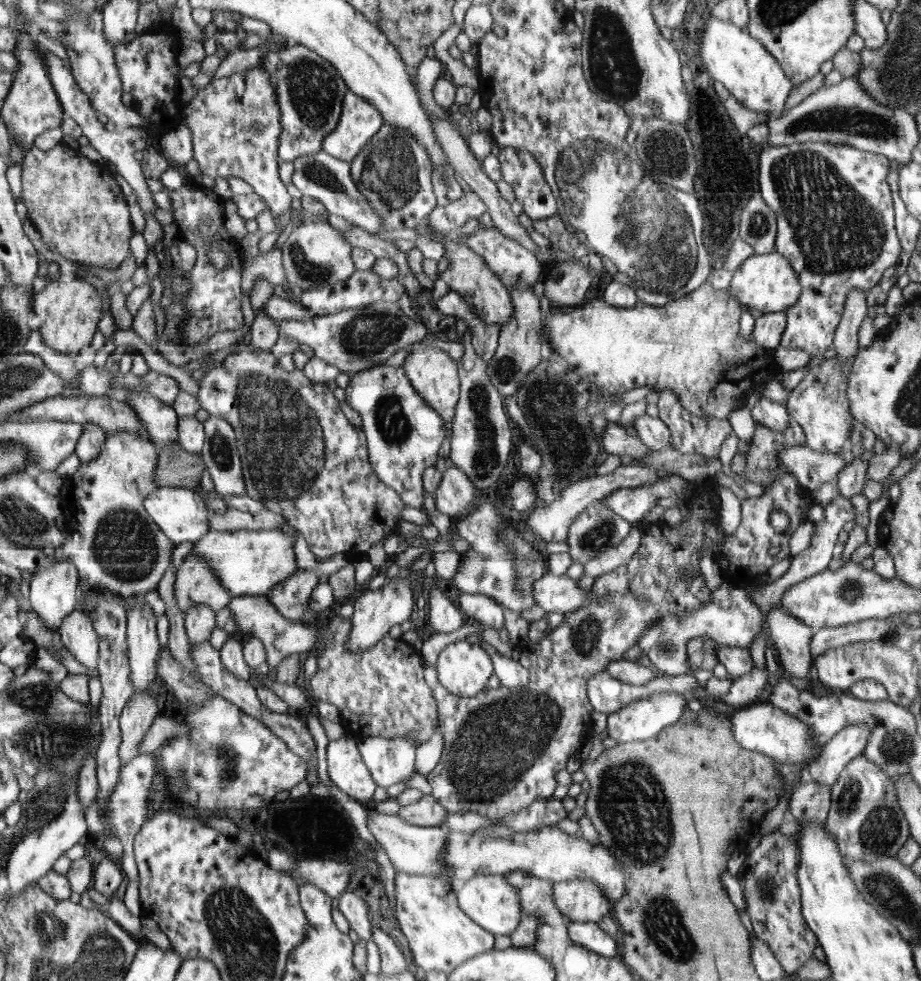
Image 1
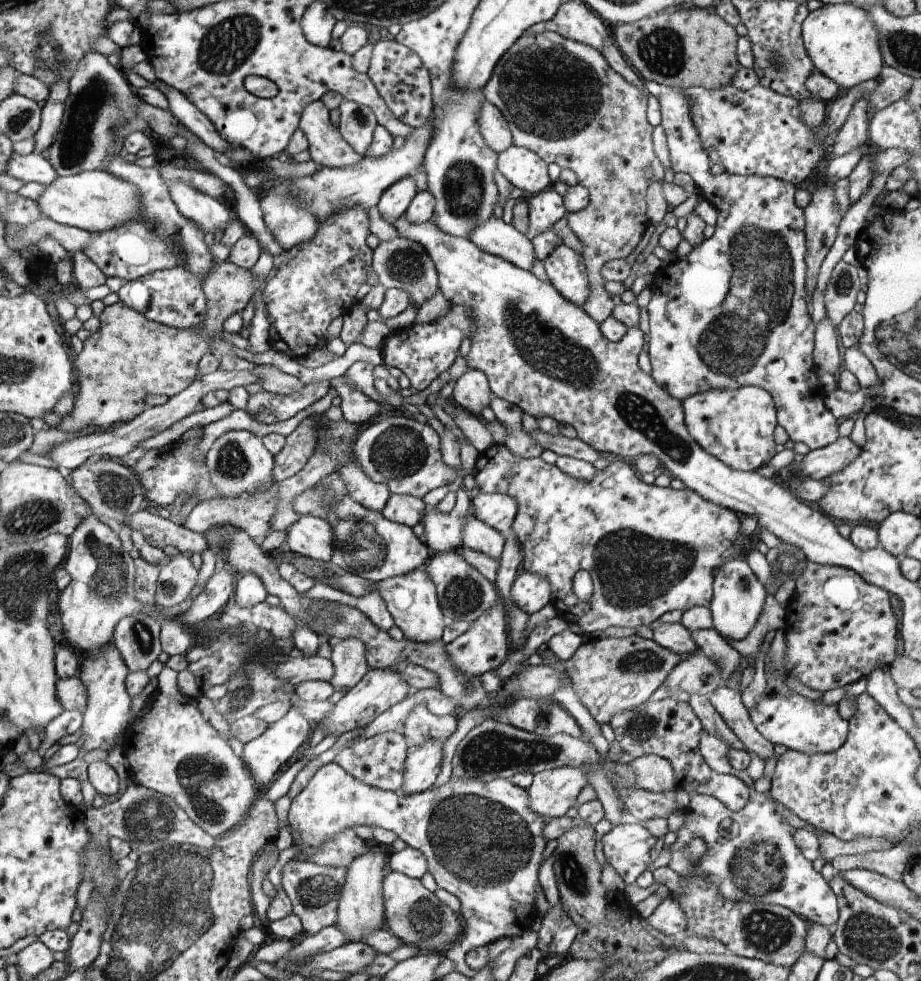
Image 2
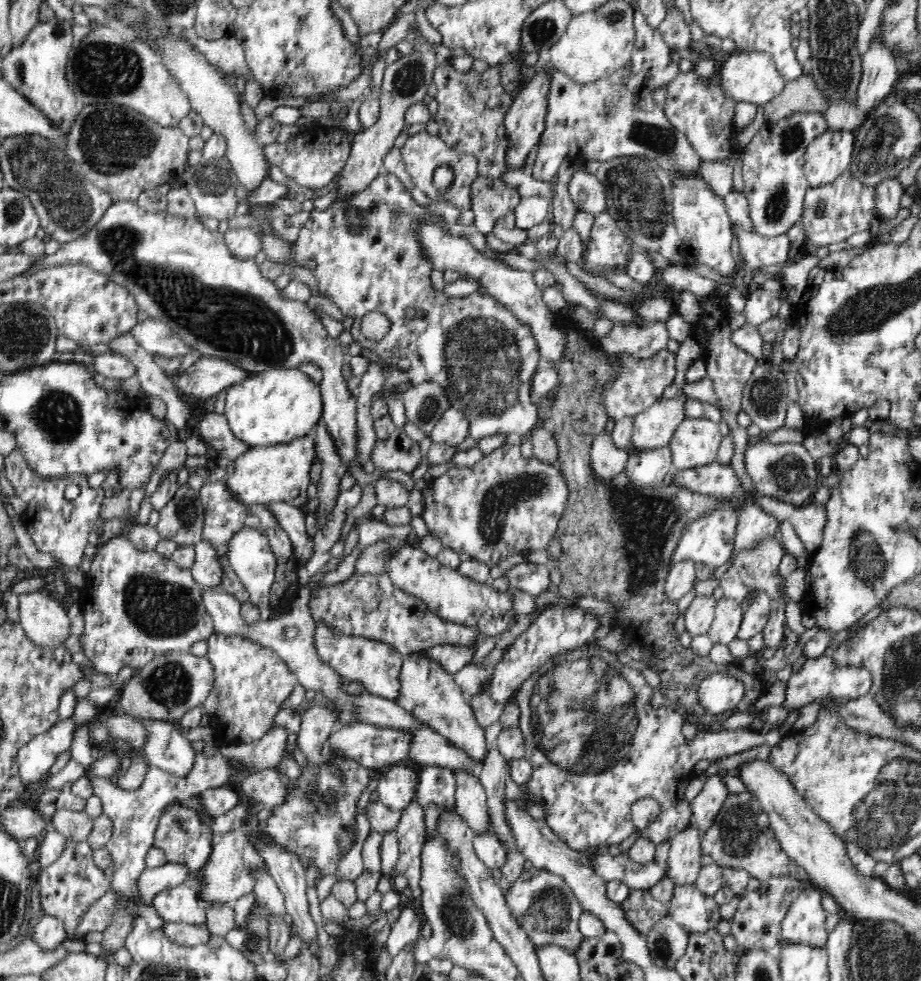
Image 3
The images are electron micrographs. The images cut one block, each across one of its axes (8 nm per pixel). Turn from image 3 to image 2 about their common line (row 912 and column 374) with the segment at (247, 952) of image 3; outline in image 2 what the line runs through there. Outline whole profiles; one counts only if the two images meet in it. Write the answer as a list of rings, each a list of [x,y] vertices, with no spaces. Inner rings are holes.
[[[404,237],[380,241],[373,250],[372,270],[377,274],[378,282],[387,289],[405,290],[417,307],[426,302],[439,289],[439,276],[430,255],[420,243],[414,243]]]

